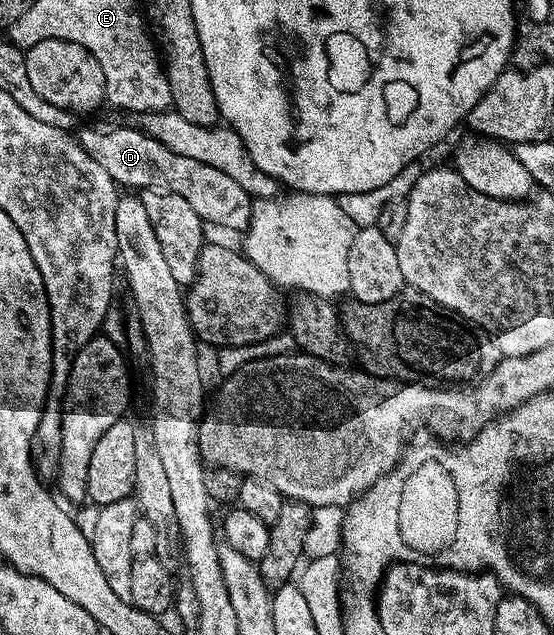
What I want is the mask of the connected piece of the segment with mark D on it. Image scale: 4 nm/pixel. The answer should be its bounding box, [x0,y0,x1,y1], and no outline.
[76,121,254,231]

